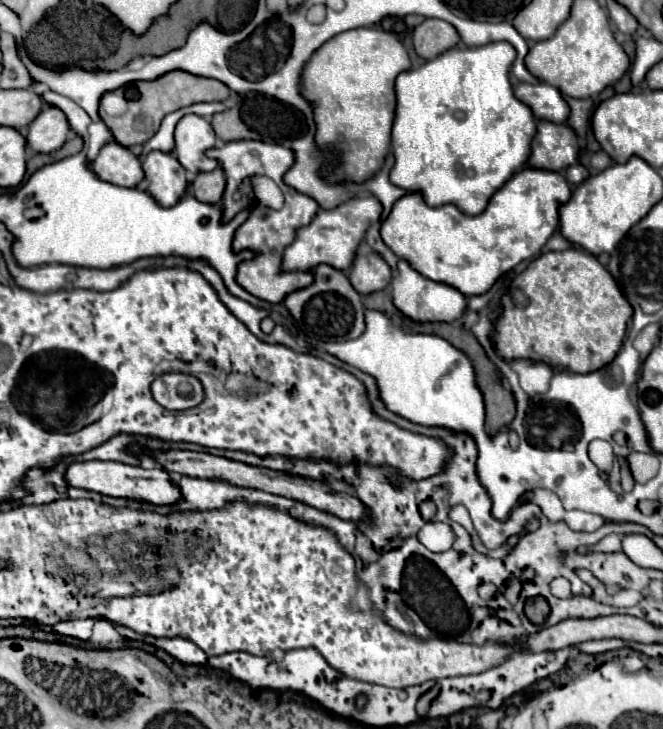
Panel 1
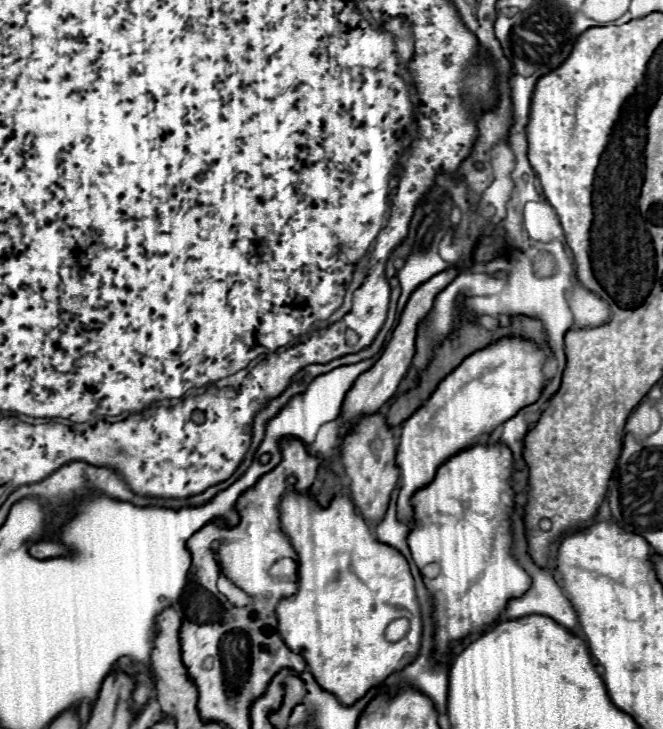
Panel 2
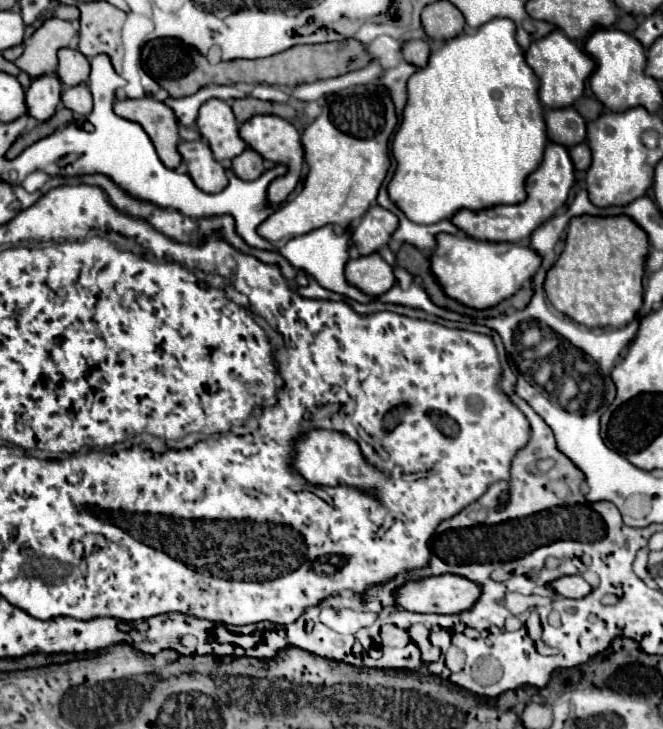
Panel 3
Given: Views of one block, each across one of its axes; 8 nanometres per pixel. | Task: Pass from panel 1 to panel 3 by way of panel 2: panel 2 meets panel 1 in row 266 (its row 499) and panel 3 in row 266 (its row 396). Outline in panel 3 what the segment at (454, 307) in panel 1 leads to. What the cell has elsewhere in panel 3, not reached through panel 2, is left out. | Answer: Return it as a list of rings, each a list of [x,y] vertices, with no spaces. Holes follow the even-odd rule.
[[[438,234],[436,248],[430,256],[432,274],[444,294],[474,310],[486,310],[510,298],[534,276],[538,266],[540,256],[528,246],[516,246],[510,242],[480,242],[464,234]]]

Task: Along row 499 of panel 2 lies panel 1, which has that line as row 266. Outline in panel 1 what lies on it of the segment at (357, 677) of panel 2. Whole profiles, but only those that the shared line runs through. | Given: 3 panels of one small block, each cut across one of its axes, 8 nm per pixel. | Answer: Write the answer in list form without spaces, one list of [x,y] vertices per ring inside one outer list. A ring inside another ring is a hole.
[[[362,196],[362,198],[350,198],[336,208],[324,210],[320,208],[310,222],[310,226],[304,226],[296,232],[296,240],[284,250],[282,268],[284,270],[312,270],[318,264],[330,264],[334,268],[346,270],[352,264],[354,252],[366,234],[368,226],[376,222],[382,214],[382,204],[376,196]]]

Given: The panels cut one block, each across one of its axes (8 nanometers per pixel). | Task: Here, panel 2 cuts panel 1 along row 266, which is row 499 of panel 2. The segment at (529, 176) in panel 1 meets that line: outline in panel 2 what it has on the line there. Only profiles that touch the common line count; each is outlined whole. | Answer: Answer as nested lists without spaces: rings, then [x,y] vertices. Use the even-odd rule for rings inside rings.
[[[472,446],[450,460],[446,460],[432,484],[418,490],[412,498],[414,518],[416,522],[410,526],[408,546],[424,584],[428,586],[436,612],[436,656],[448,654],[462,638],[474,632],[482,632],[490,626],[506,608],[508,600],[522,596],[530,588],[530,576],[512,556],[512,530],[510,530],[510,516],[514,510],[514,490],[510,486],[512,476],[512,452],[502,446]]]

